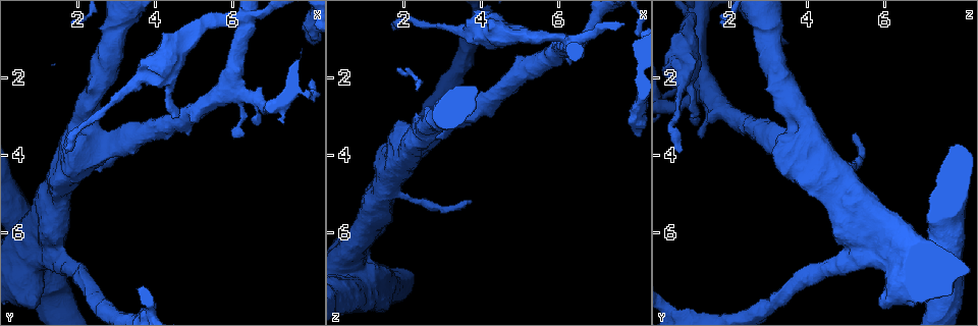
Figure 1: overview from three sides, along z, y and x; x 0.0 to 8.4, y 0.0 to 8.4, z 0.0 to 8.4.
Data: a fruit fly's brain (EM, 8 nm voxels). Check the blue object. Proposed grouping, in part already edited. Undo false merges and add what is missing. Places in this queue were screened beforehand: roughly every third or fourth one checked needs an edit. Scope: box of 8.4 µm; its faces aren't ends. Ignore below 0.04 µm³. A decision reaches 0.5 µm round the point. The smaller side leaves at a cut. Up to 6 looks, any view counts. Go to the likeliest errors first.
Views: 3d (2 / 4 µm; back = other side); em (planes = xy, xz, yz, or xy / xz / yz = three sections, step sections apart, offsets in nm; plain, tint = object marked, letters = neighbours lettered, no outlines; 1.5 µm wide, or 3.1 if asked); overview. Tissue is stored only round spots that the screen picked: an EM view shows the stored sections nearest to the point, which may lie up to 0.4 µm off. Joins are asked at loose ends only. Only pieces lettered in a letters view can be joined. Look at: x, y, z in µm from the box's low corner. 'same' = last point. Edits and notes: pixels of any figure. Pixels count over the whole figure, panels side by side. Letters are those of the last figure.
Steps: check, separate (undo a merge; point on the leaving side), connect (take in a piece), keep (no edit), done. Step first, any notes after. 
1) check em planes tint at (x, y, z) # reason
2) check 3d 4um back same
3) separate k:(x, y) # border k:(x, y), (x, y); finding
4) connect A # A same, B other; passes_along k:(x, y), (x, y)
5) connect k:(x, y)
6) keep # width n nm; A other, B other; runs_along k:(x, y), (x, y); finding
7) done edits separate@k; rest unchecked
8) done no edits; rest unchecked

check em planes tint at (3.70, 3.55, 5.10) # an open end

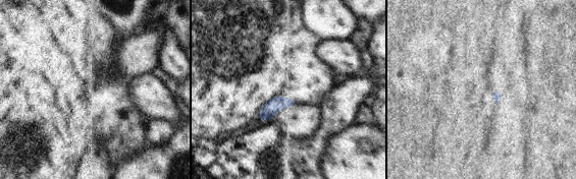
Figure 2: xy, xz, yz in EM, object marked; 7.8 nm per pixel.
check em planes letters same # what lies round it

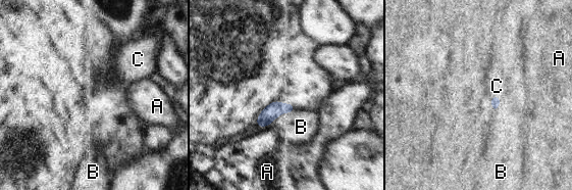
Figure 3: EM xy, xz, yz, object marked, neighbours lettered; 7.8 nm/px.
connect C # A other, B other, C same; passes_along 3:(496, 100), (496, 96), (497, 86); it goes on there

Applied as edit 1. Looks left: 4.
check overview # redraw

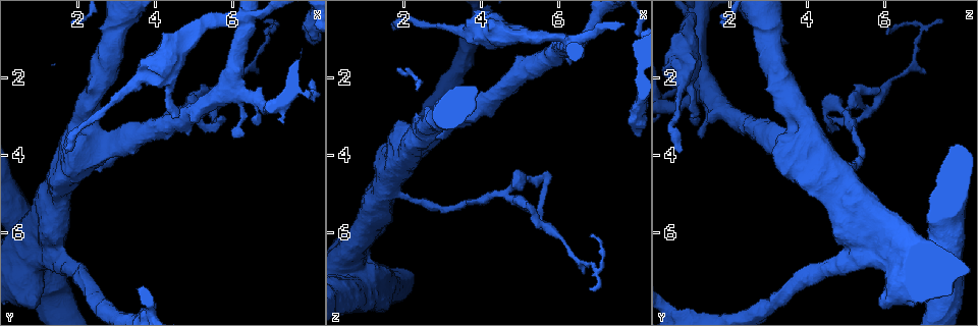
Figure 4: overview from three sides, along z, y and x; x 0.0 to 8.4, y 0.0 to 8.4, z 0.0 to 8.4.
check em planes letters at (6.00, 3.60, 1.30) # free end

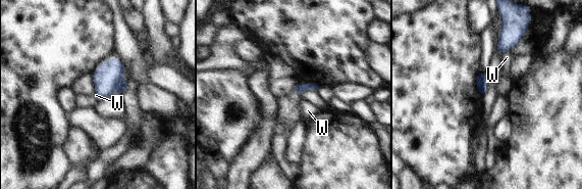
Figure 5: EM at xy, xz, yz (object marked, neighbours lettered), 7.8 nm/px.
keep # W other; border 5:(511, 49), (500, 54); none of them fits

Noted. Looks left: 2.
done edits connect@3; rest unchecked

